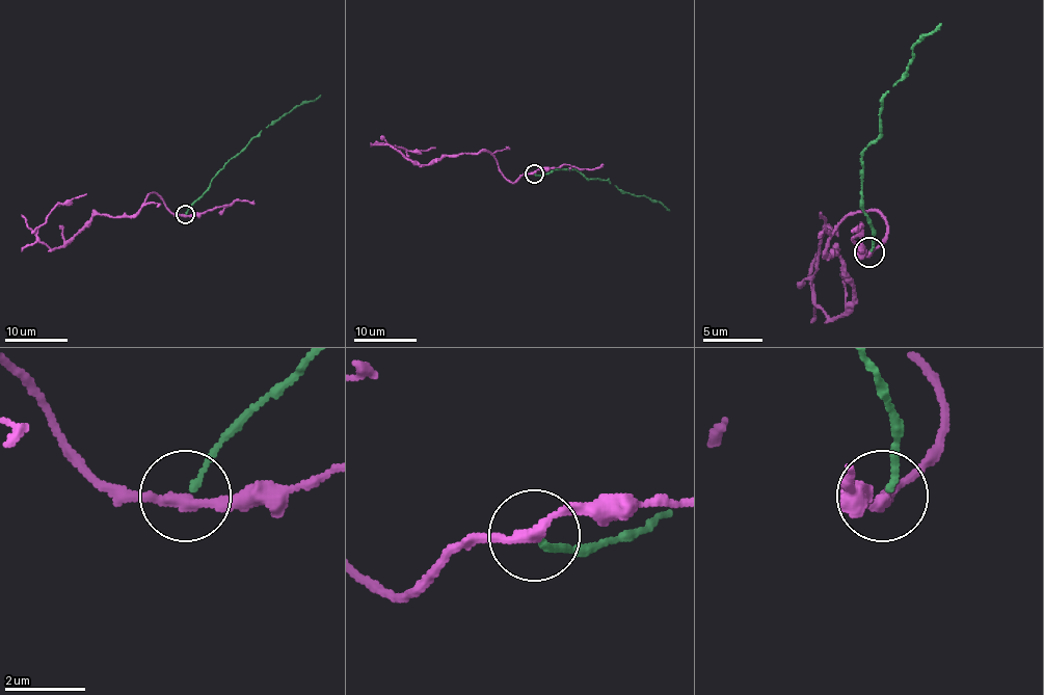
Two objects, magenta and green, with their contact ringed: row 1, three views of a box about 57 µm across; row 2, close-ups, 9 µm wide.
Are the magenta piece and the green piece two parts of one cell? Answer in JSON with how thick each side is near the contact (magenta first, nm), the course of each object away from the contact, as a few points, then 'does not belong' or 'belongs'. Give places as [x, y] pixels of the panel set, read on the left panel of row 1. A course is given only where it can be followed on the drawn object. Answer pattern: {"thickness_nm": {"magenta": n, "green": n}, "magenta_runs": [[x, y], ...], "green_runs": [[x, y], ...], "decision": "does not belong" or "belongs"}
{"thickness_nm": {"magenta": 260, "green": 140}, "magenta_runs": [[185, 215], [151, 193], [133, 215], [95, 215], [52, 249], [36, 235], [46, 216], [86, 193]], "green_runs": [[185, 213], [228, 162], [271, 123], [321, 95]], "decision": "does not belong"}

